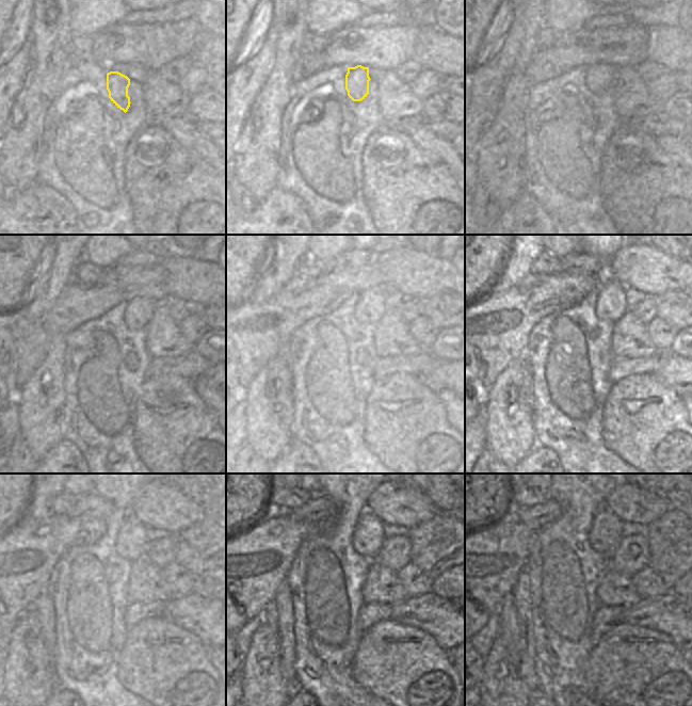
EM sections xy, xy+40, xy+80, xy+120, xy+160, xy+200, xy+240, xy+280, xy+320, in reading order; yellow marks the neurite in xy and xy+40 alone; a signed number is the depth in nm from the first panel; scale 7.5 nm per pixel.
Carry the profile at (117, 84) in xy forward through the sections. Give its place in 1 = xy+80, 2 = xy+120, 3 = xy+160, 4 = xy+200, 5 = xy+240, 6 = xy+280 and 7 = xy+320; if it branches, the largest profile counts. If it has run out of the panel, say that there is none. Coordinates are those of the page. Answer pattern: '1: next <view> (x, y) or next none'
1: next xy+80 (599, 78)
2: next xy+120 (138, 311)
3: next xy+160 (371, 306)
4: next xy+200 (611, 305)
5: next xy+240 (131, 544)
6: next xy+280 (368, 536)
7: next xy+320 (606, 532)

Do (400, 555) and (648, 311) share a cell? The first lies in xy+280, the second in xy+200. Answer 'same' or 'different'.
same

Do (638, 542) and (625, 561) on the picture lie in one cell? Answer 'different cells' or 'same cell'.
same cell

